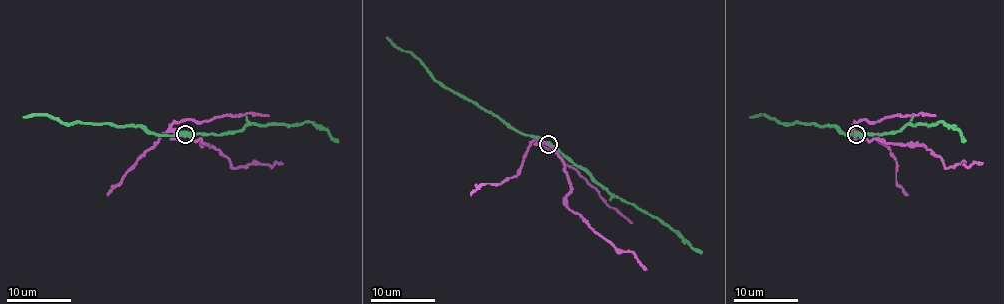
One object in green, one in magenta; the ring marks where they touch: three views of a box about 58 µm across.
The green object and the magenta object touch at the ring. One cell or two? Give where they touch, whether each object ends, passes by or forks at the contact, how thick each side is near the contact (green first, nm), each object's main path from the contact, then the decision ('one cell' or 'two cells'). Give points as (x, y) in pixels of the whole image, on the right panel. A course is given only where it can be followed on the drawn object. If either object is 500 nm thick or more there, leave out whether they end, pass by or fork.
(856, 134) | green passes by | magenta passes by | 480/240 nm | green via (857, 135), (846, 135), (834, 127), (801, 122), (778, 123), (765, 115), (749, 117) | magenta via (857, 135), (886, 143), (918, 144), (931, 149), (945, 167), (982, 164) | two cells

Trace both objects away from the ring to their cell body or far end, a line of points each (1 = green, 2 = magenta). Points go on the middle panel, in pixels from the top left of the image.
1: (548, 144), (540, 138), (519, 133), (471, 101), (444, 88), (410, 53), (399, 50), (386, 37)
2: (548, 144), (564, 164), (567, 173), (570, 192), (566, 197), (566, 205), (617, 249), (630, 250), (646, 270)

